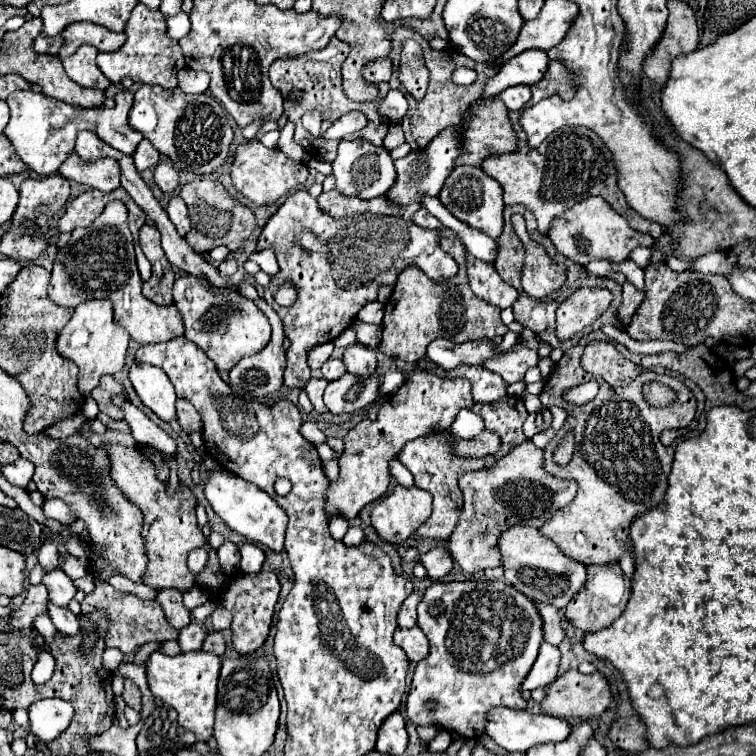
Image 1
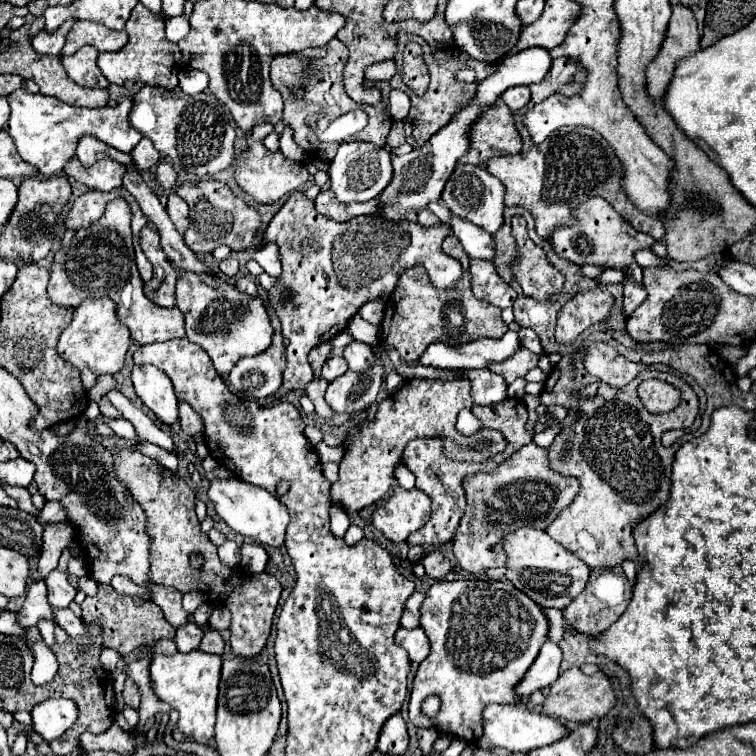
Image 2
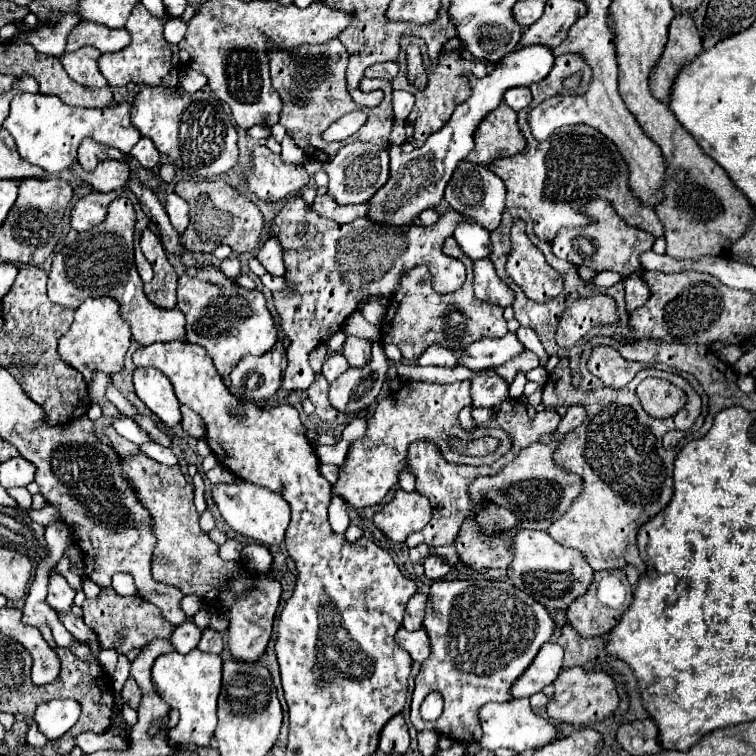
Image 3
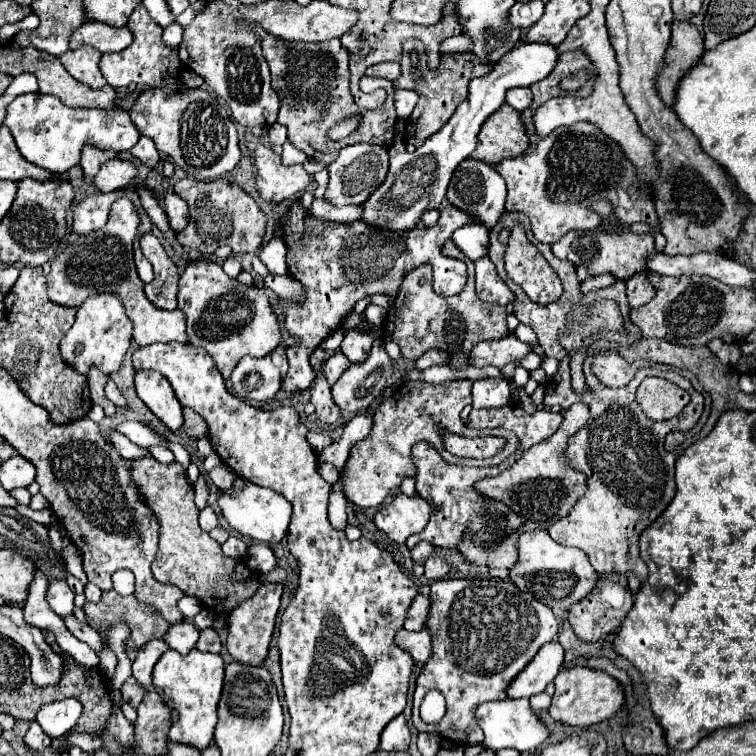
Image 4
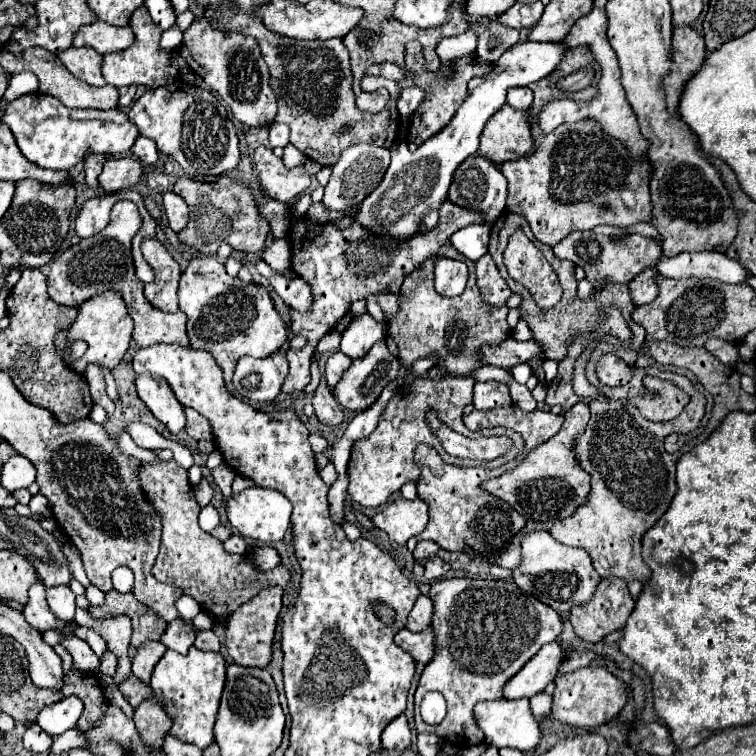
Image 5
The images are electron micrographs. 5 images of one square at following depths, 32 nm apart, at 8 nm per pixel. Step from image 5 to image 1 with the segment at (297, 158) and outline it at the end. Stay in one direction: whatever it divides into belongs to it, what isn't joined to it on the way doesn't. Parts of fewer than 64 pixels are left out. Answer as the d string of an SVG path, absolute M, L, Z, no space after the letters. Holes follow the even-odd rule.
M288 122L282 132L280 132L280 140L278 140L278 148L292 160L304 160L304 148L300 148L294 142L294 126Z

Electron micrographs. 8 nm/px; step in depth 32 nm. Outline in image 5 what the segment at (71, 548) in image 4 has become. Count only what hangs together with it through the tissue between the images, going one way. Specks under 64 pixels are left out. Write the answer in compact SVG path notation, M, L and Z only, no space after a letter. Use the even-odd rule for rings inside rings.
M70 543L65 545L63 552L68 560L68 567L70 568L73 577L81 582L85 588L87 588L90 585L90 581L83 568L80 552L74 545Z

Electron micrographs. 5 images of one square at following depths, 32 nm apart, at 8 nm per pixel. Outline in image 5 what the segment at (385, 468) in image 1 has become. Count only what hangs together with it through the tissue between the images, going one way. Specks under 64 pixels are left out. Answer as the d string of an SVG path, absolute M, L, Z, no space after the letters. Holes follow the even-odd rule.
M452 376L442 378L442 380L424 378L424 380L416 380L414 384L406 384L406 386L398 388L398 392L396 392L396 394L392 396L392 400L388 402L388 408L386 408L384 416L380 418L378 428L376 428L368 438L356 440L356 442L352 444L352 454L350 454L350 464L348 464L348 478L350 478L348 494L352 496L352 500L356 500L358 504L368 506L368 508L378 508L380 504L386 504L386 502L388 502L388 496L396 494L406 482L416 482L416 480L420 480L420 468L418 468L416 462L414 462L414 450L416 450L420 444L428 444L428 446L436 448L436 452L438 452L440 456L444 456L444 460L446 460L448 464L454 464L454 466L480 466L480 462L474 462L474 460L454 458L454 456L450 456L450 454L442 448L440 440L432 434L432 430L428 428L428 424L426 424L426 420L424 420L424 414L426 414L428 408L434 408L434 410L438 412L438 418L440 418L444 424L448 424L452 430L458 430L460 434L464 434L464 436L468 436L468 438L494 436L494 434L508 434L508 436L514 440L514 448L512 448L512 454L510 454L508 458L502 456L502 458L498 458L498 460L484 462L484 464L482 464L484 468L500 468L502 464L506 464L506 462L514 460L516 456L524 454L524 438L522 438L518 432L510 430L510 428L494 428L492 432L490 432L490 430L484 430L484 432L470 432L470 430L464 426L464 422L462 422L462 412L464 412L466 404L472 404L472 388L474 388L474 380L460 380L460 378L452 378Z

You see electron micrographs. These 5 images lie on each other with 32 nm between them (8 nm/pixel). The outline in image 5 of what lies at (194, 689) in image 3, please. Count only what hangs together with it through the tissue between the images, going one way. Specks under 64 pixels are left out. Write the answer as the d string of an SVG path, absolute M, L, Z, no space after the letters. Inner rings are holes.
M192 646L190 652L182 656L174 650L166 650L166 654L154 666L150 688L172 720L170 734L196 744L200 750L210 746L214 742L212 728L216 722L224 682L226 682L226 660L220 652L204 652Z

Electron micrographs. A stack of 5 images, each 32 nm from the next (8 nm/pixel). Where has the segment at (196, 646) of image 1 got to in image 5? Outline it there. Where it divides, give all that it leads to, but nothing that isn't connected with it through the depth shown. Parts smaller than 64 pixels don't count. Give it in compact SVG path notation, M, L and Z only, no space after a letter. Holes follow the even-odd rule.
M176 618L174 622L168 624L168 628L164 630L160 642L162 642L168 650L176 650L176 652L180 652L180 654L186 654L188 648L192 646L194 638L196 638L194 626L188 624L188 622L184 622L184 620L180 620L180 618Z

